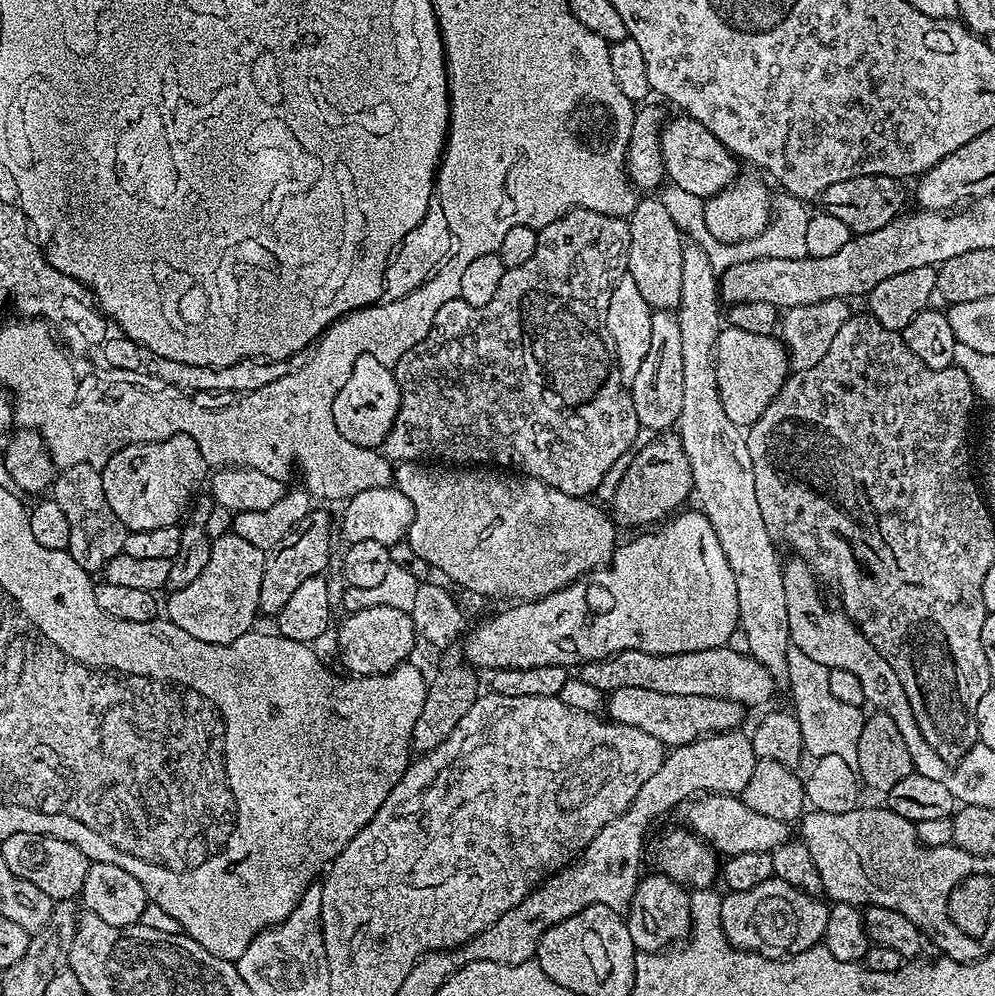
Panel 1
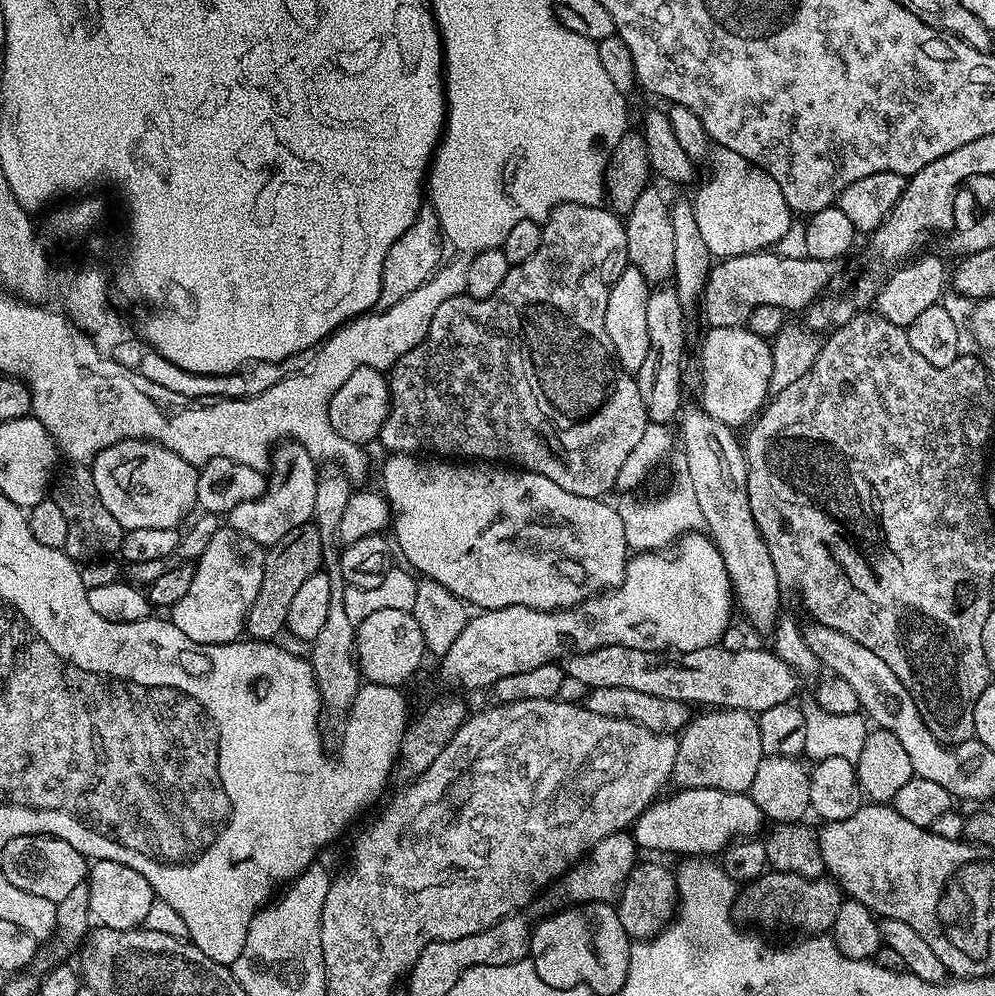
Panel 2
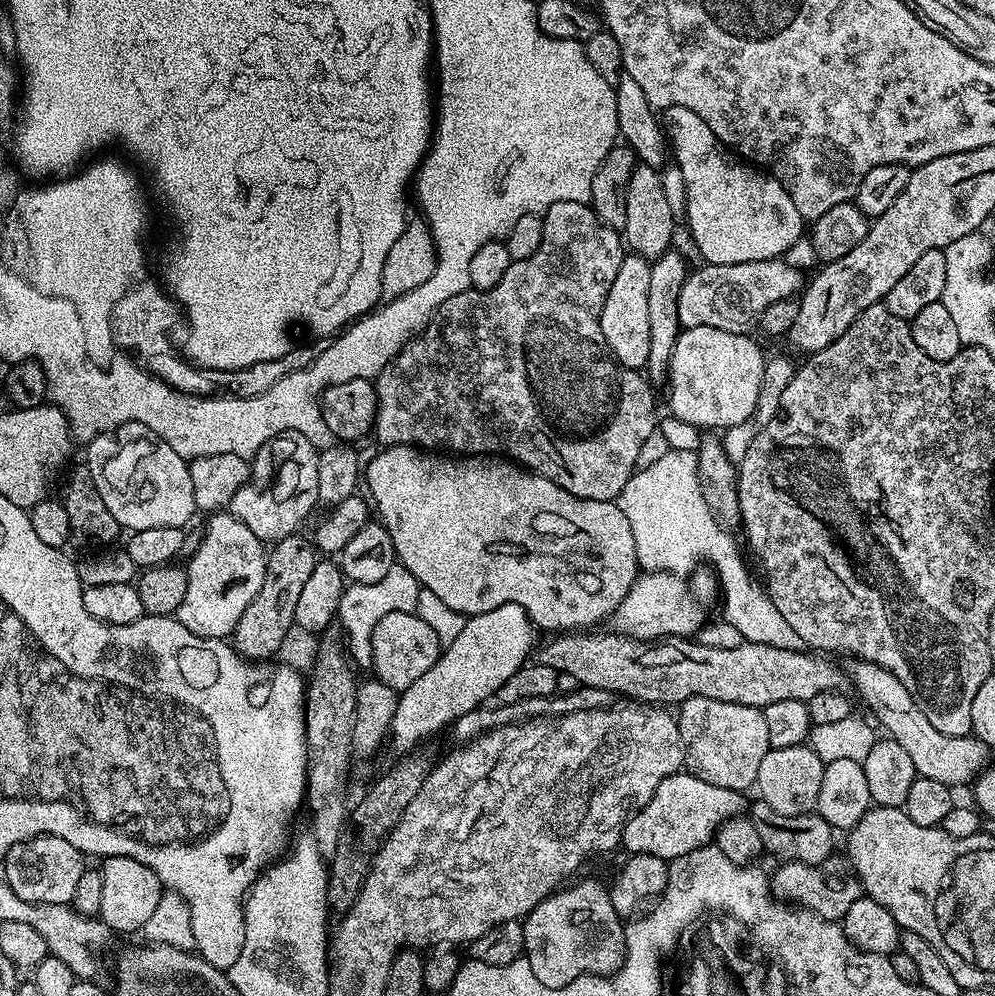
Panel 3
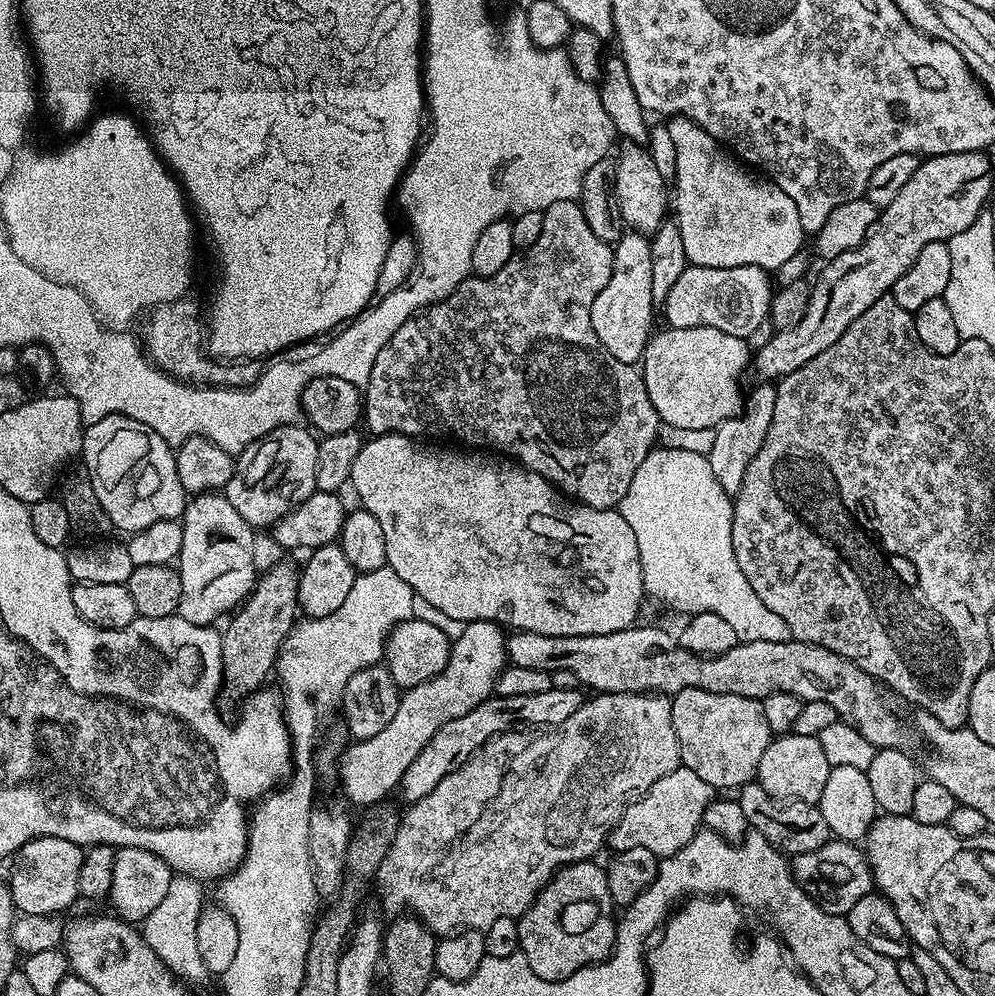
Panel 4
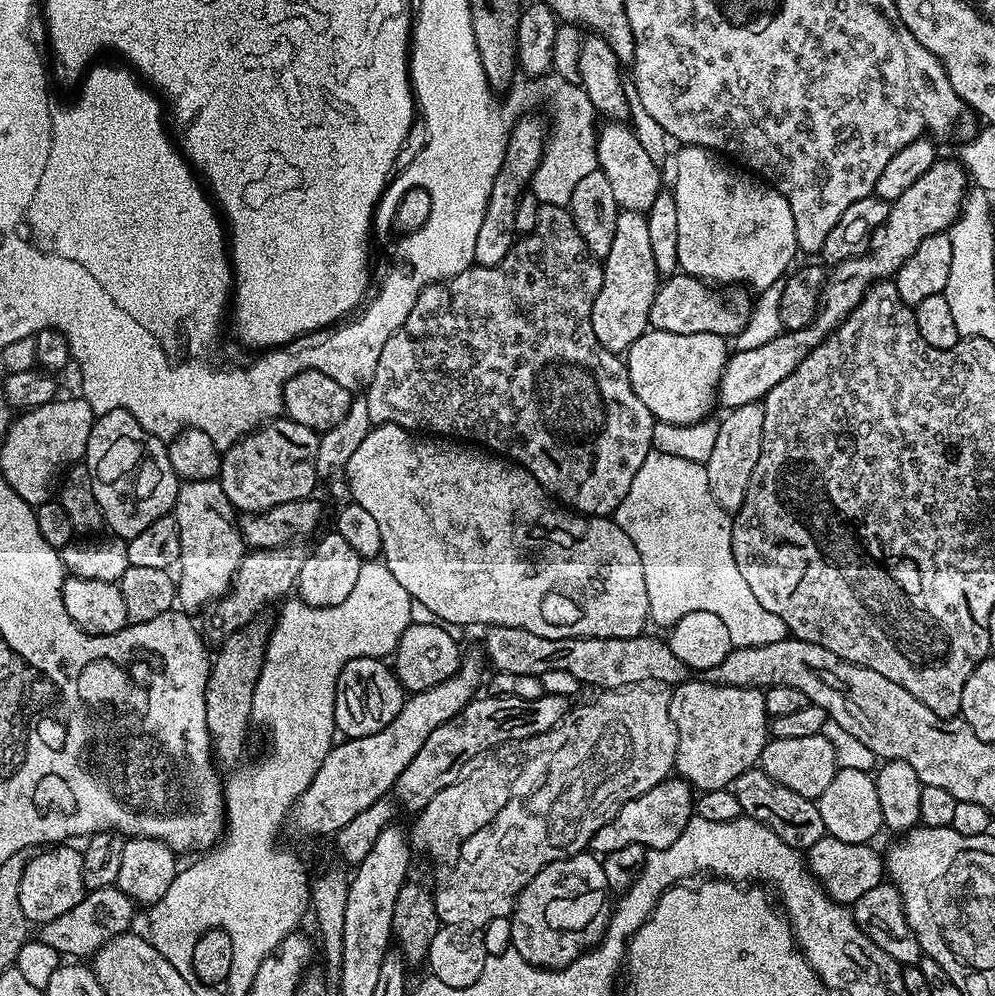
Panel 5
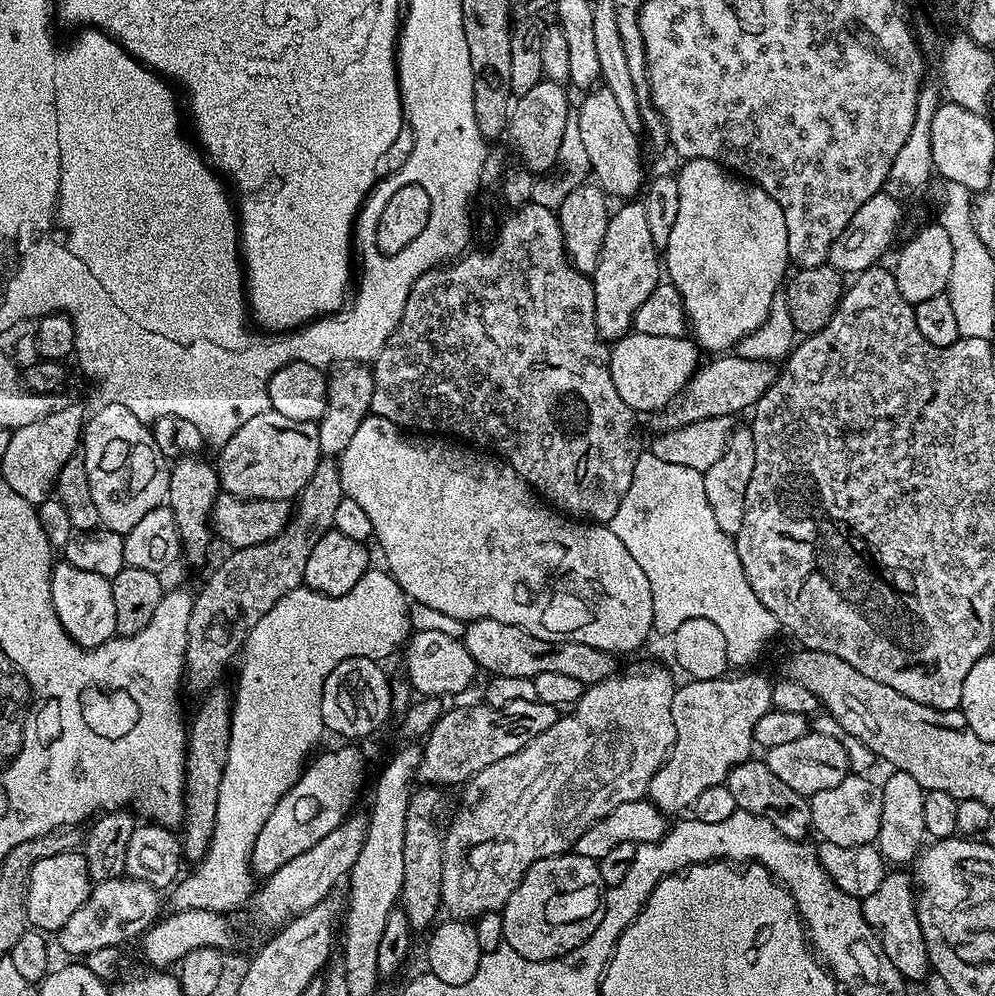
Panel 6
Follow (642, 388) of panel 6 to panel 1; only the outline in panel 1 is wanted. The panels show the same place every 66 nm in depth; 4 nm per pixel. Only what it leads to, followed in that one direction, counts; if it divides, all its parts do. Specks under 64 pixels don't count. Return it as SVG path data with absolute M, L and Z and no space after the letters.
M731 326L721 327L716 346L716 377L718 394L722 398L722 410L730 417L730 422L741 426L751 426L758 422L760 415L774 402L784 381L788 379L788 351L775 335L759 336L746 334Z

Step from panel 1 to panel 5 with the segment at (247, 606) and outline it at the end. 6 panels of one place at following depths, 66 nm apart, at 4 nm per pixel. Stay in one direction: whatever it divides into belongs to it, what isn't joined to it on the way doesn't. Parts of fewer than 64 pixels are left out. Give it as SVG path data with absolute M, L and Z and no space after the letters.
M214 479L183 481L176 495L174 515L180 539L179 607L193 610L192 608L200 608L203 604L211 605L228 593L234 574L246 554L237 513L230 498L226 498L226 490L222 490L219 479Z

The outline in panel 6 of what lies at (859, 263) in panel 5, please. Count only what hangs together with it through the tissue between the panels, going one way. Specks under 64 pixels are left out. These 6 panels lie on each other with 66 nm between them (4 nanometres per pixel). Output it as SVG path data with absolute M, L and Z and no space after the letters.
M720 354L708 365L699 367L684 387L684 391L659 413L660 428L684 427L702 419L719 416L735 417L735 412L755 409L756 403L770 385L775 384L778 368L775 363L766 360L751 360L735 354Z

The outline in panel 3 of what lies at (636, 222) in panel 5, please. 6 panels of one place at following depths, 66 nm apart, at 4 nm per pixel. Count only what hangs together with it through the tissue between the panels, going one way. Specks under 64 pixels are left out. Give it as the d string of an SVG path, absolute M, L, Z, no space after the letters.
M637 254L625 255L622 266L618 266L618 274L614 278L614 286L610 286L610 294L606 294L606 302L602 306L600 325L606 338L612 357L627 368L643 369L650 358L650 270L651 263L645 256Z

